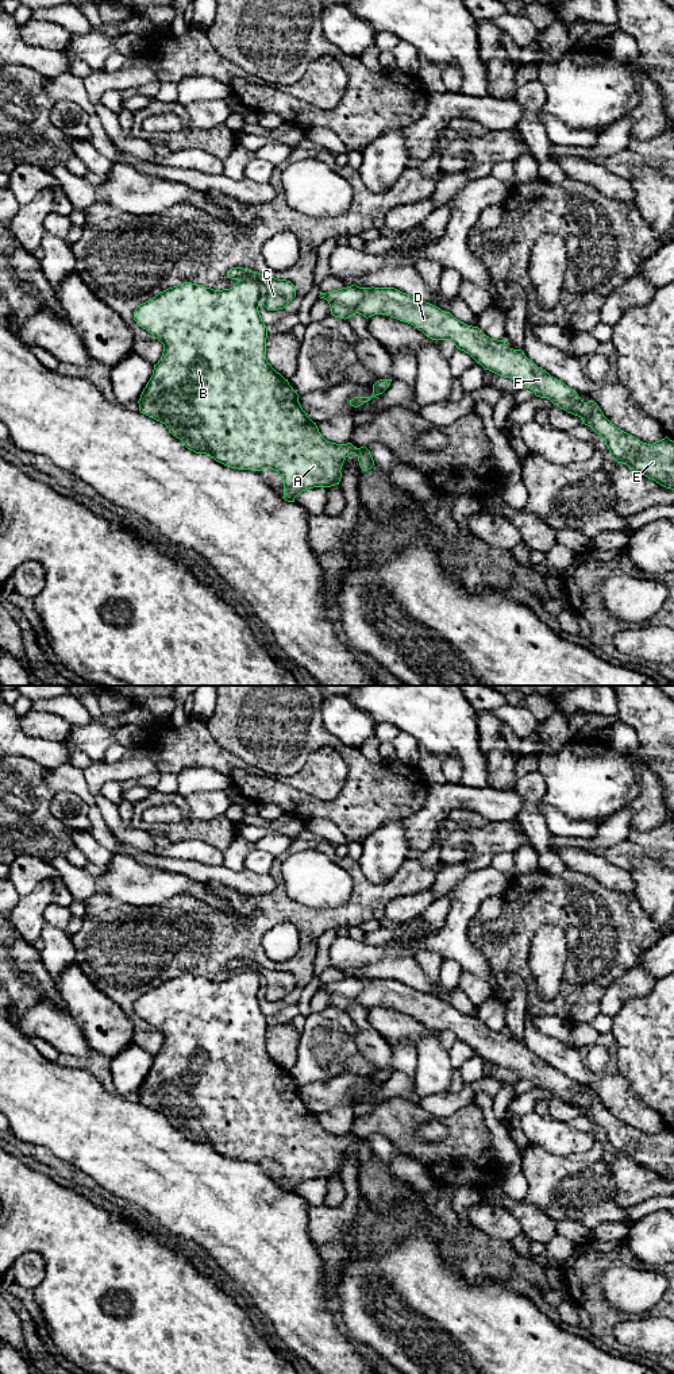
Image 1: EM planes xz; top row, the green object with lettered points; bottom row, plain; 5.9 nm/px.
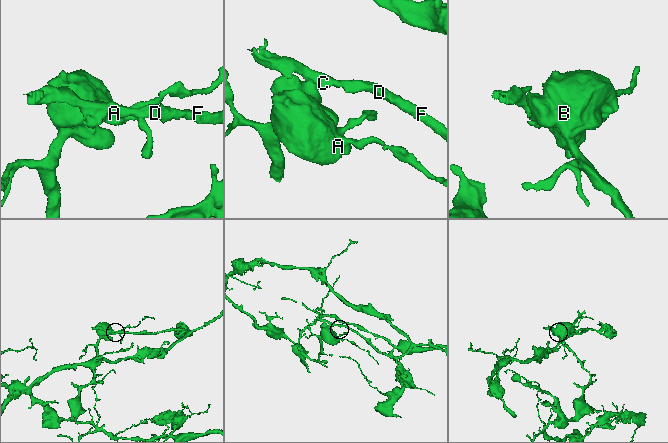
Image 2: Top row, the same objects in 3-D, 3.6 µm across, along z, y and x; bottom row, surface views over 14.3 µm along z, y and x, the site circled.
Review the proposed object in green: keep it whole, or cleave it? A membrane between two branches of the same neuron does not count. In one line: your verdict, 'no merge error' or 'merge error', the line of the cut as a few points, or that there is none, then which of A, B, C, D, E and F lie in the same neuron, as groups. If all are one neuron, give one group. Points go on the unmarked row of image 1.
merge error; cut in xz along (239, 971), (251, 971), (257, 976), (261, 994); A B / C D E F

